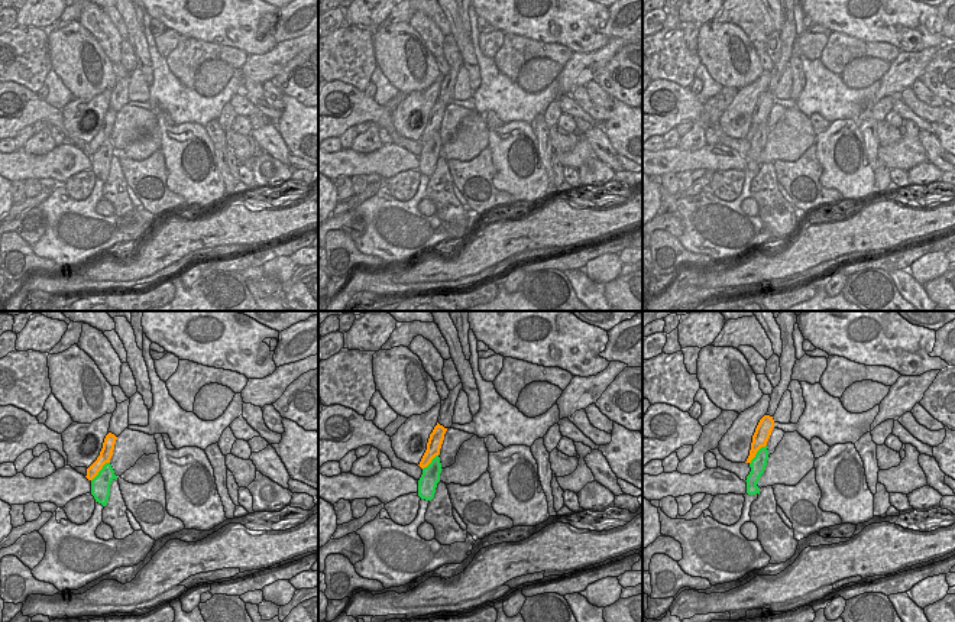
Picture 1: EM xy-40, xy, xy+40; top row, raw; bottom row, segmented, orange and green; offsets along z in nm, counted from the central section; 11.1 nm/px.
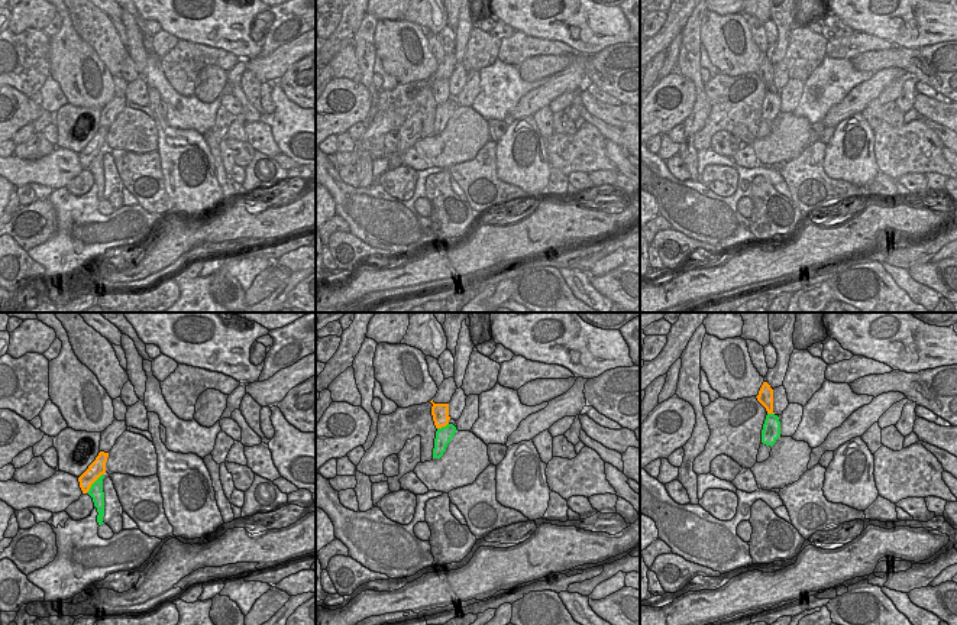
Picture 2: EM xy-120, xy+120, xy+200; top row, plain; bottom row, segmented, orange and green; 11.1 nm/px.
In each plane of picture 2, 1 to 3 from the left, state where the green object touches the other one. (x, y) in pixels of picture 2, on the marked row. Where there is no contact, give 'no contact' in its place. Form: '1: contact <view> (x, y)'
1: contact xy-120 (93, 482)
2: contact xy+120 (442, 426)
3: contact xy+200 (770, 413)

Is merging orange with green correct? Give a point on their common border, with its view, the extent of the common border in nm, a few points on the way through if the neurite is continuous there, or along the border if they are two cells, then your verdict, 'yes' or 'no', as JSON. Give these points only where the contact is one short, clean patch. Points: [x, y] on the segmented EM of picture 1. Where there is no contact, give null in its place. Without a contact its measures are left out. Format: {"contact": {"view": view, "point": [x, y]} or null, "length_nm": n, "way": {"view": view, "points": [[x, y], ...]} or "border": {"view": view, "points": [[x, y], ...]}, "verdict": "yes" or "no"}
{"contact": {"view": "xy-40", "point": [100, 469]}, "length_nm": 300, "verdict": "no"}

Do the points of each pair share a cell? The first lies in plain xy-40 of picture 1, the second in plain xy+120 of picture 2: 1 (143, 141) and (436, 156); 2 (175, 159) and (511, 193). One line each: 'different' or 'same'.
1: same
2: different

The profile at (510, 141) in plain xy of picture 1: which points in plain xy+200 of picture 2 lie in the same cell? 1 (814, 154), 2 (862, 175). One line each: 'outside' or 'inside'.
1: outside
2: inside

